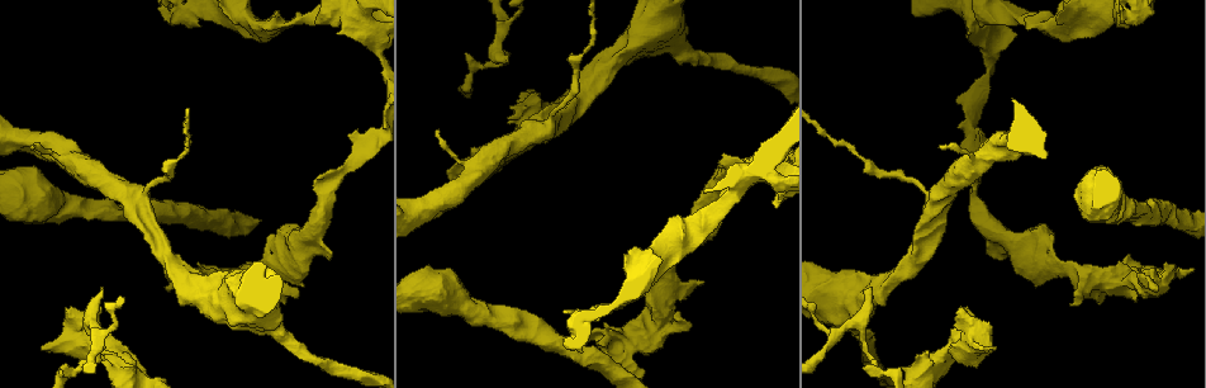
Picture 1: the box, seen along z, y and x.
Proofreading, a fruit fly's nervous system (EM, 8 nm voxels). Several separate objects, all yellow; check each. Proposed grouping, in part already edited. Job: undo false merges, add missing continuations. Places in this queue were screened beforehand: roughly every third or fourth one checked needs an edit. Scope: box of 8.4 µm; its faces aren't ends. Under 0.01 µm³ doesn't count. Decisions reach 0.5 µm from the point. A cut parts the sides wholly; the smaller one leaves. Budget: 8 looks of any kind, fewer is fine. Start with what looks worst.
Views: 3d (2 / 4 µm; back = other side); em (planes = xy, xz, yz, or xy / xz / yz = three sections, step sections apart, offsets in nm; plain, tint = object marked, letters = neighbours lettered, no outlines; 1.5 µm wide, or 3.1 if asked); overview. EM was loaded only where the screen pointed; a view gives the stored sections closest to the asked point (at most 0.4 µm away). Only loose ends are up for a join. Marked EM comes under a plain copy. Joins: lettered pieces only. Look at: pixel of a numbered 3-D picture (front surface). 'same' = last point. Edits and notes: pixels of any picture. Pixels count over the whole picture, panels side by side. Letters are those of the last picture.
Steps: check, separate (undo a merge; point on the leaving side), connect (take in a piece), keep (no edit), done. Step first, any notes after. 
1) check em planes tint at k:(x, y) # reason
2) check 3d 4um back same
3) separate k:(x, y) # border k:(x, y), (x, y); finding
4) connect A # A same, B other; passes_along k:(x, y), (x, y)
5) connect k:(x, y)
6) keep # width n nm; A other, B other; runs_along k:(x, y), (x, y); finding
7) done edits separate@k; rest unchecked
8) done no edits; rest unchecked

check em planes letters at 1:(101, 287) # an open end

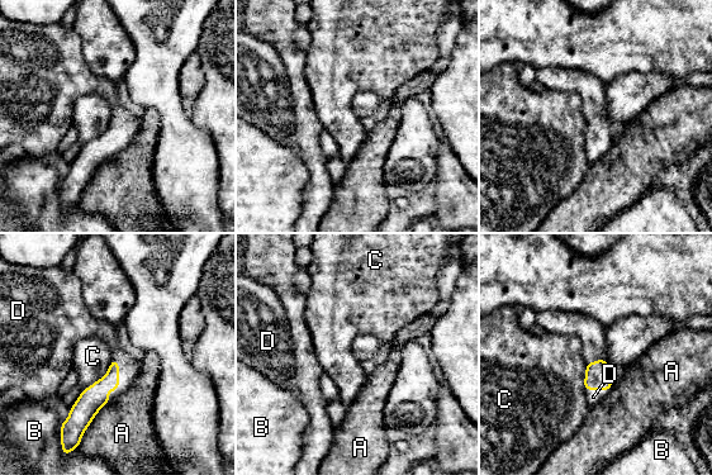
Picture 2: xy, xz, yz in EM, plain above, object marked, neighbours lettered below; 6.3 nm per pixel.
connect D # A other, B other, C other, D same; passes_along 2:(94, 398), (118, 381), (128, 369); it goes on there

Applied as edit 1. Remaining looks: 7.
check overview # see it whole again

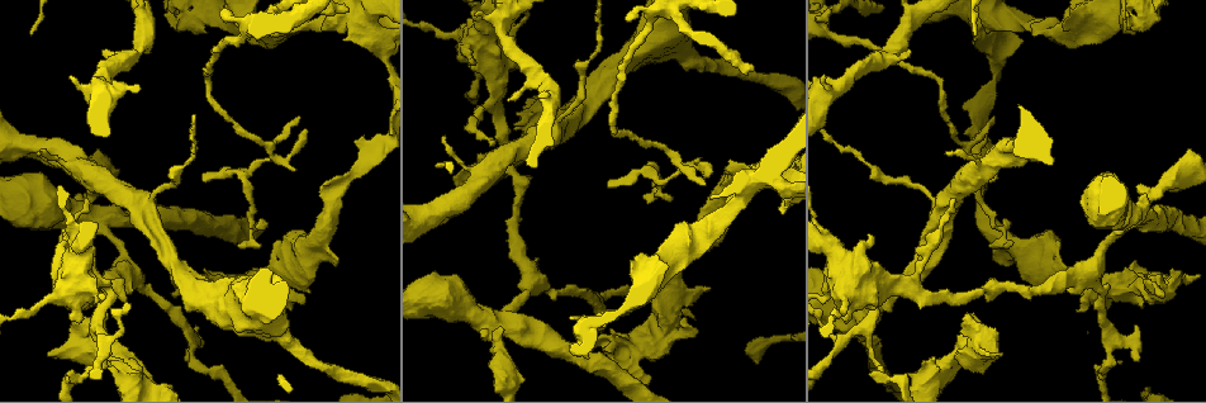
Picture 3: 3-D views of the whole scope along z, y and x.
check 3d 2um at 3:(686, 327) # free end

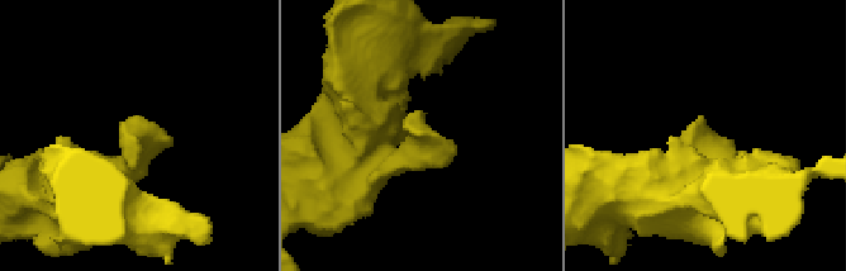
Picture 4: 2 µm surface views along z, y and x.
check em planes letters at 4:(140, 115) # need the tissue

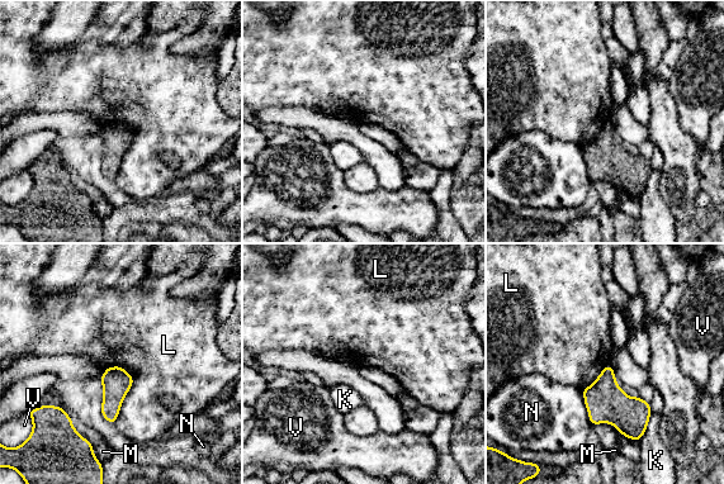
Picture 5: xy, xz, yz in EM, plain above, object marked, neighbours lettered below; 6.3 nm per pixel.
keep # K other, L other, M other, N other, V other; border 5:(119, 365), (132, 385), (113, 422); none of them fits

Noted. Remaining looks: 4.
check em yz step 4 tint at 3:(343, 186) # thick turns thin

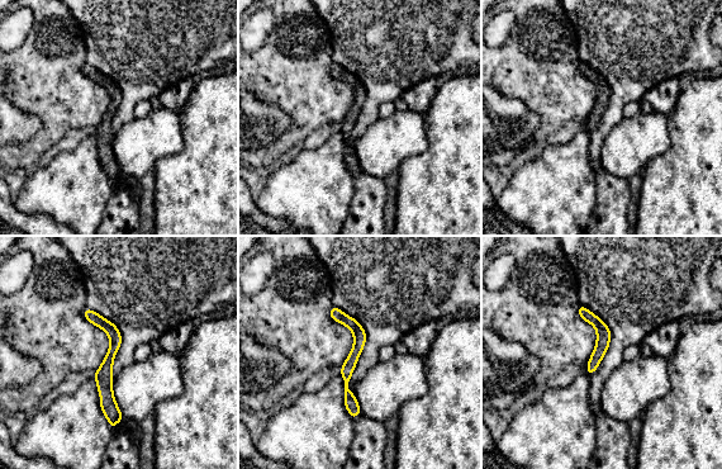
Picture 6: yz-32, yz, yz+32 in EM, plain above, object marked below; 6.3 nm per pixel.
check em yz step 4 letters same

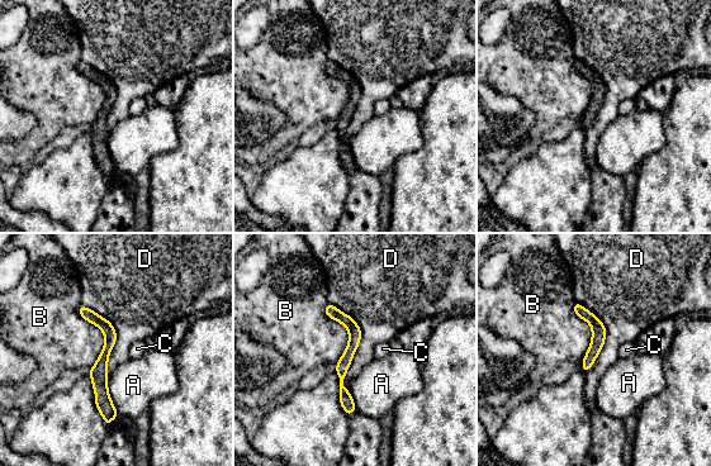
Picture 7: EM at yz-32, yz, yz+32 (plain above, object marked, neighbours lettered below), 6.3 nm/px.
keep # width 80 nm; A other, B other, C other, D other; runs_along 7:(83, 309), (108, 331), (107, 417); continuous, no second neuron

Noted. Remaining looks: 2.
done edits connect@2; rest unchecked

